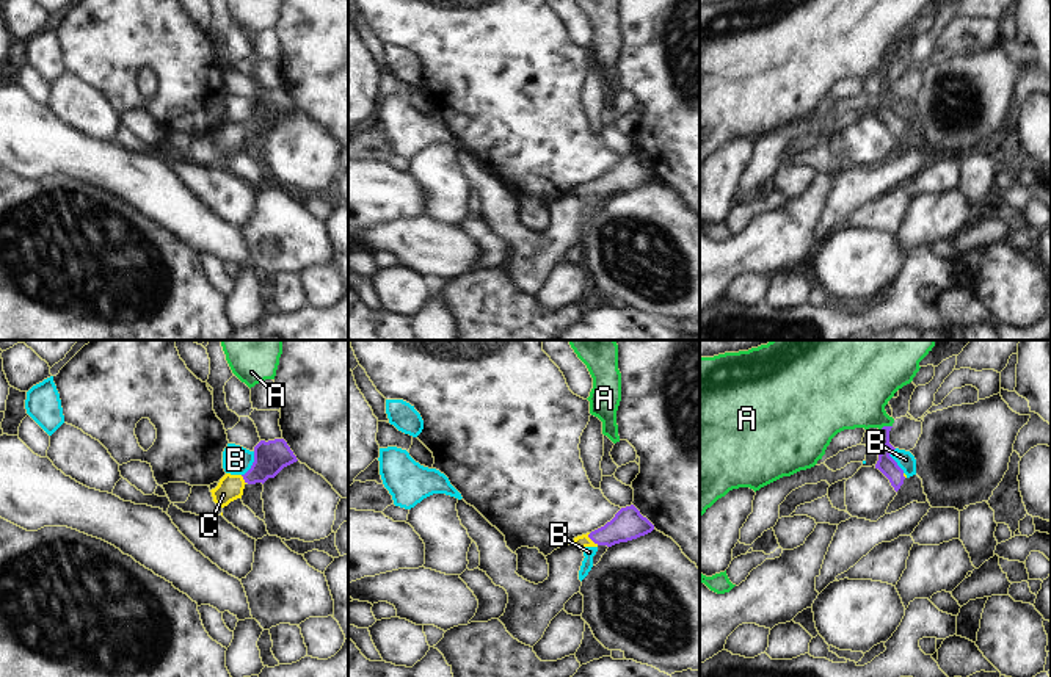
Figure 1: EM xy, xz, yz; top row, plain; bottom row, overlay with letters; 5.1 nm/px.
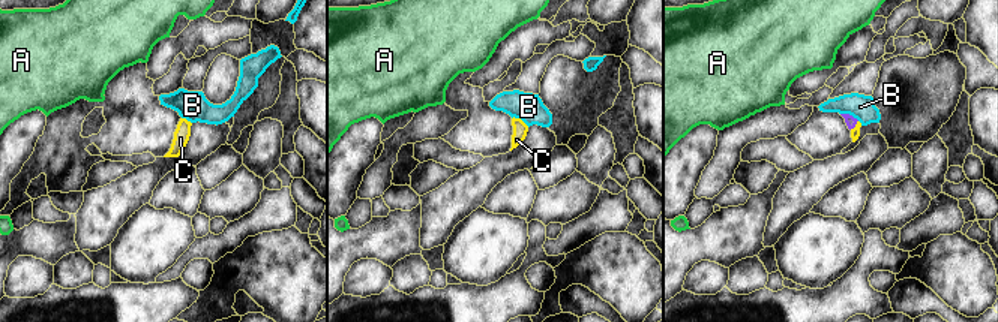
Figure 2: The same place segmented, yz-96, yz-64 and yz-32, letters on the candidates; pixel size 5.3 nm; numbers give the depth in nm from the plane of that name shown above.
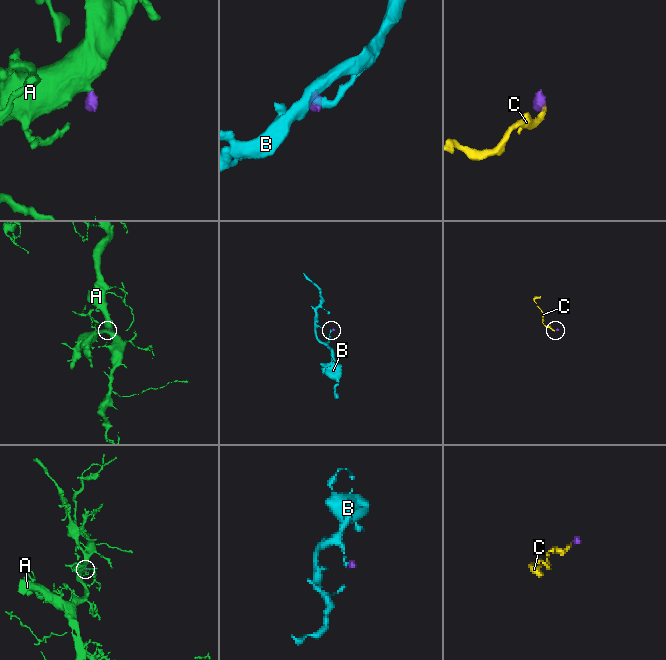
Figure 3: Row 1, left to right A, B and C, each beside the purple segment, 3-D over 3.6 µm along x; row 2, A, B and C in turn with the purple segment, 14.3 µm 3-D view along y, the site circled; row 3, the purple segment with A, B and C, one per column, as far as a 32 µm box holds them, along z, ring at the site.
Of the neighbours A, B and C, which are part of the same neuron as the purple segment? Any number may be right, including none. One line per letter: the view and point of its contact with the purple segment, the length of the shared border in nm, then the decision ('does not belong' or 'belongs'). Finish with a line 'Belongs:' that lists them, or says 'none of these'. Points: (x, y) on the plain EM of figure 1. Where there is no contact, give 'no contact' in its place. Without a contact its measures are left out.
A: yz (885, 76) | 70 nm | belongs
B: yz (894, 110) | 140 nm | does not belong
C: xz (592, 188) | 80 nm | belongs
Belongs: A, C

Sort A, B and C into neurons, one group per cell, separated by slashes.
A C / B

